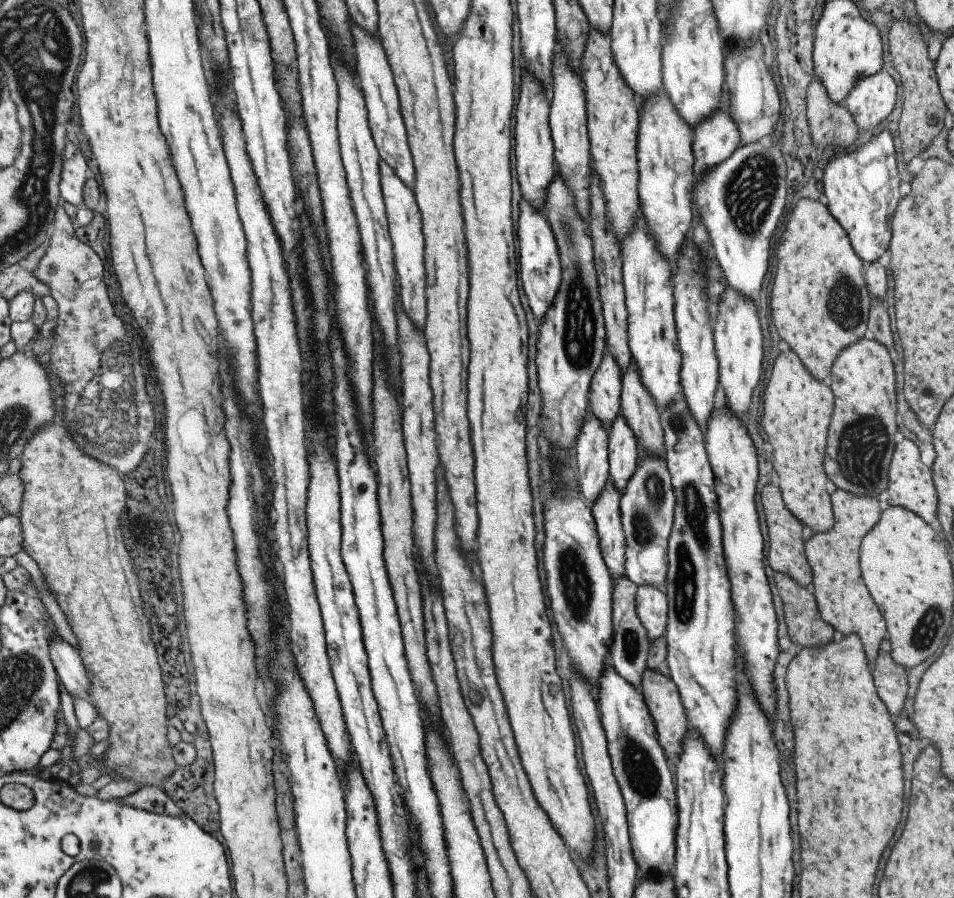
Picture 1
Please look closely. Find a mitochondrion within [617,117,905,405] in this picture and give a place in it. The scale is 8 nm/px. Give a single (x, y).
(751, 191)

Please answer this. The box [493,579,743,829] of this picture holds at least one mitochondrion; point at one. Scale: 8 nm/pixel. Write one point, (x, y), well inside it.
(642, 774)

